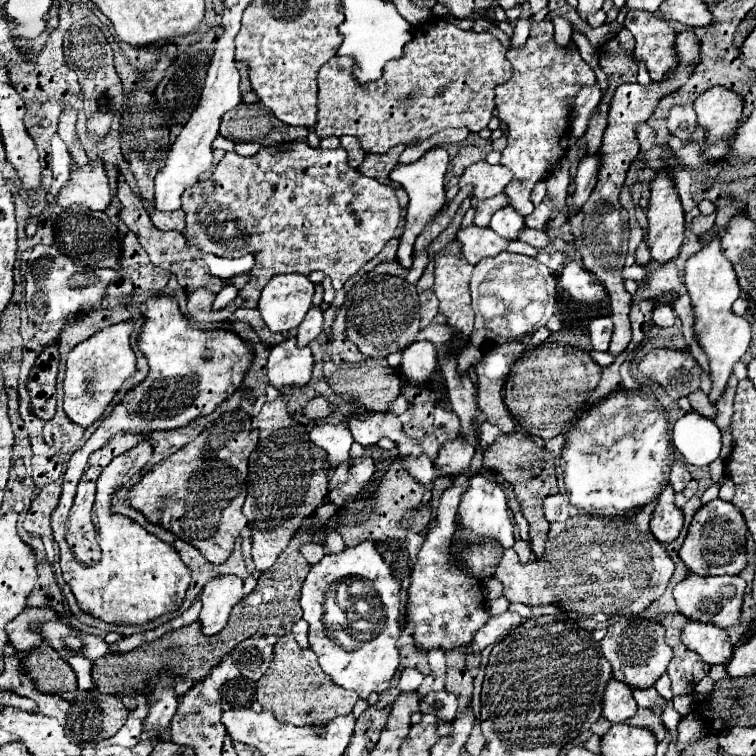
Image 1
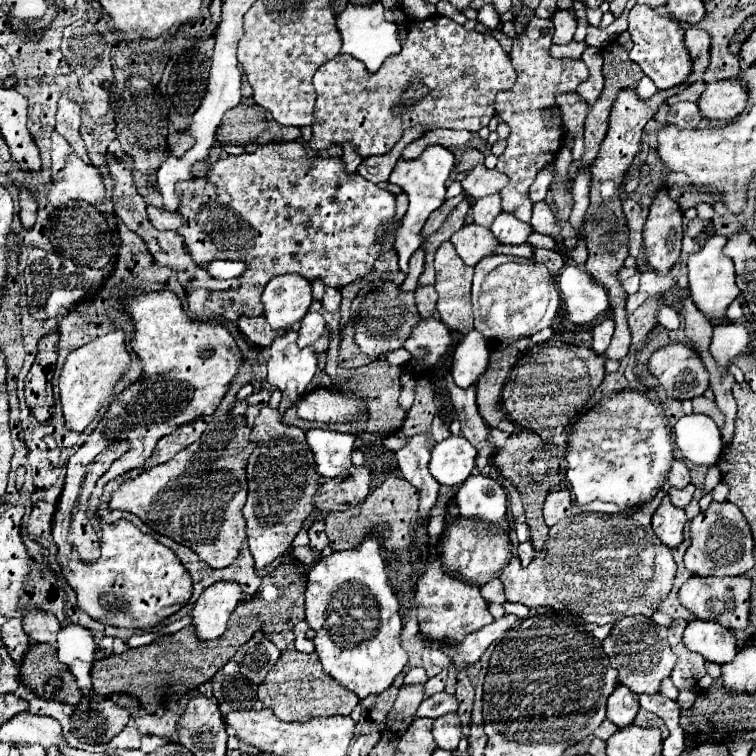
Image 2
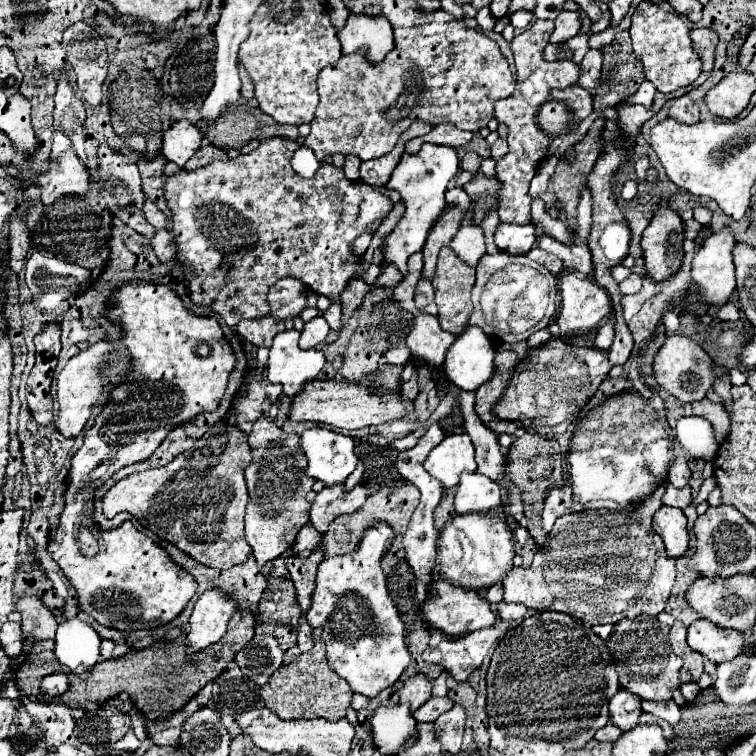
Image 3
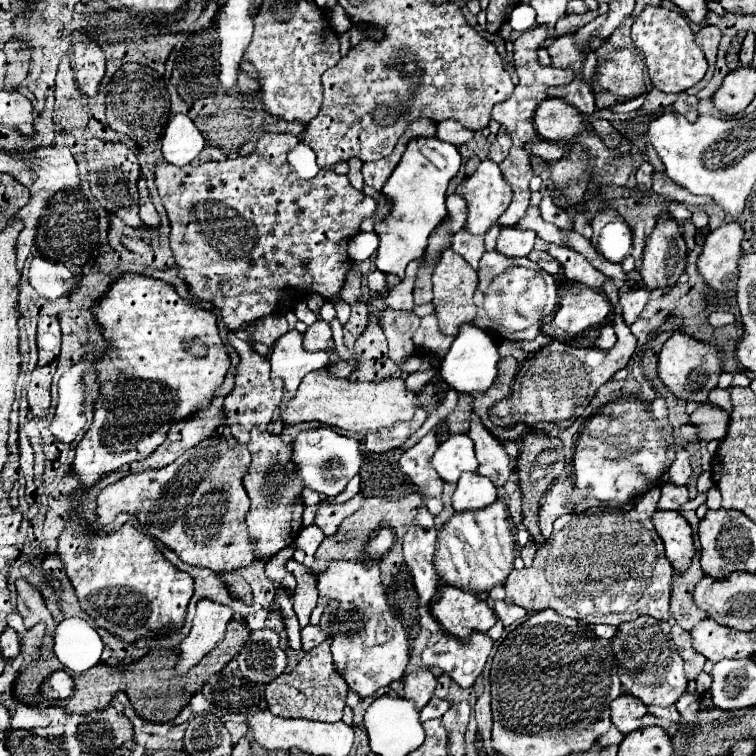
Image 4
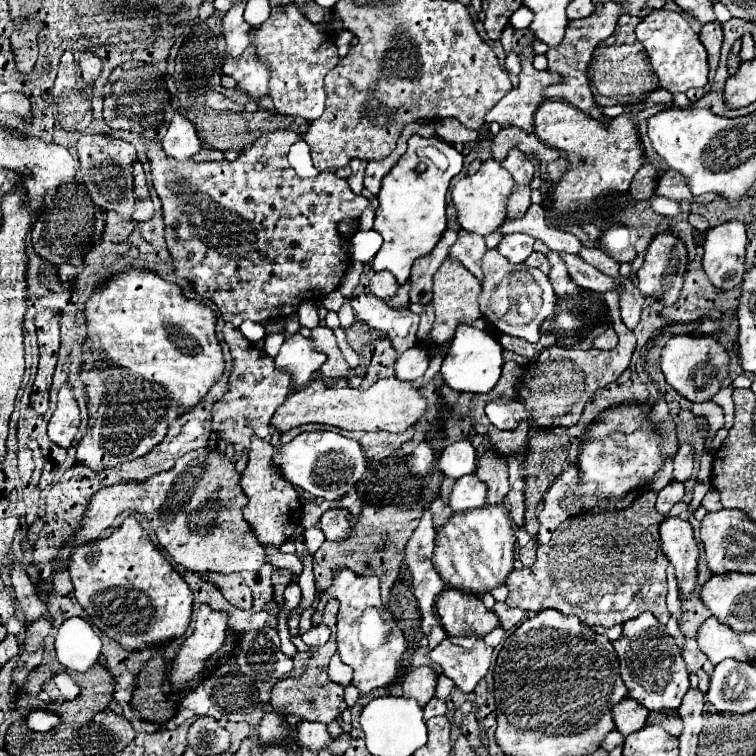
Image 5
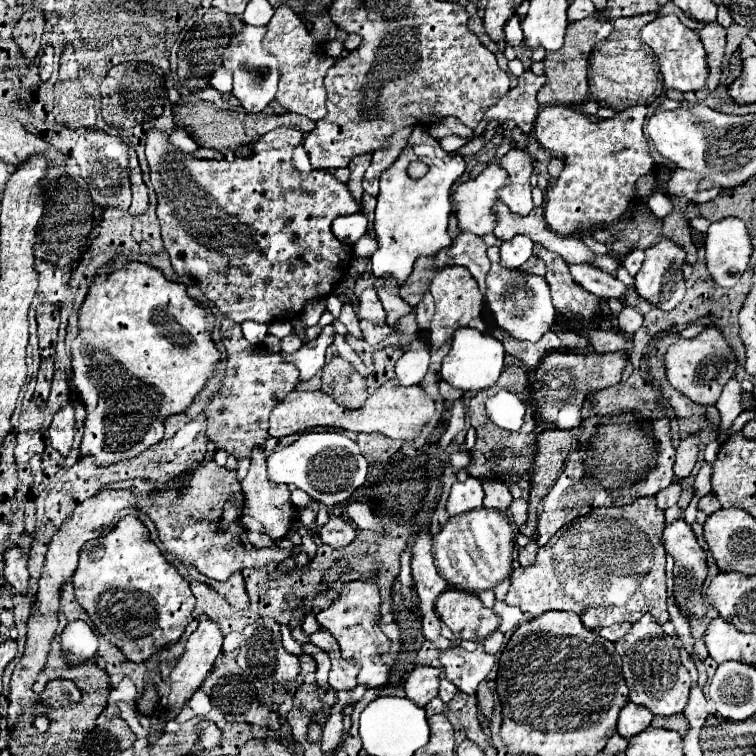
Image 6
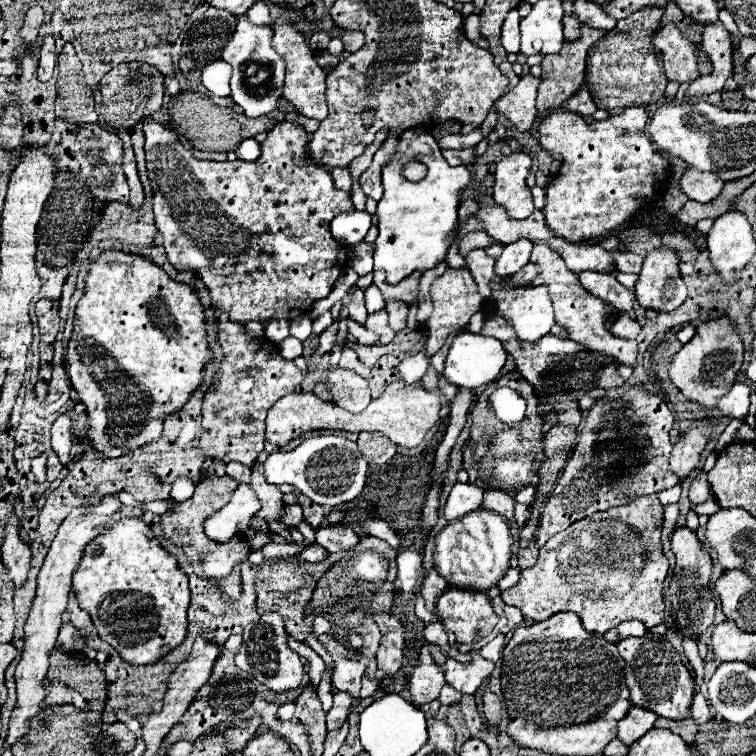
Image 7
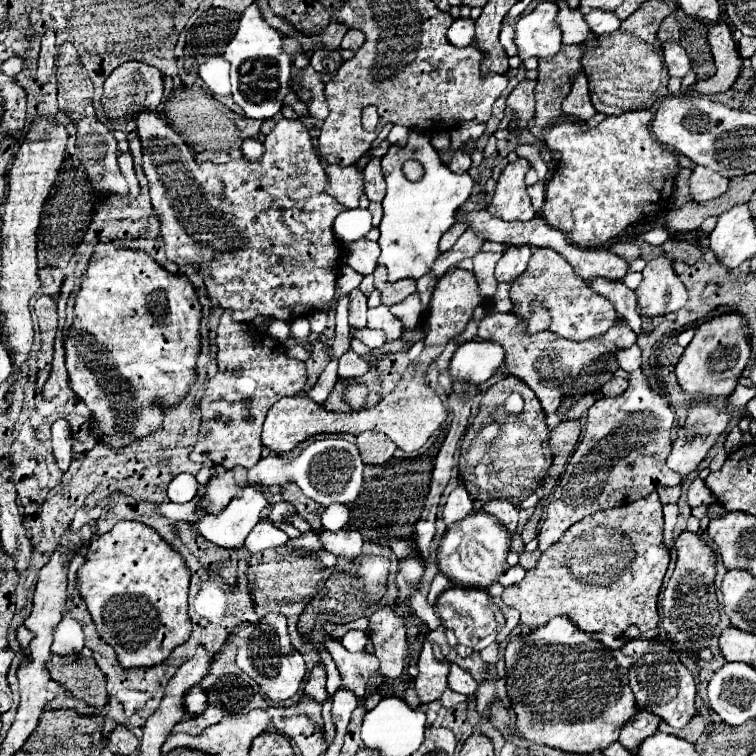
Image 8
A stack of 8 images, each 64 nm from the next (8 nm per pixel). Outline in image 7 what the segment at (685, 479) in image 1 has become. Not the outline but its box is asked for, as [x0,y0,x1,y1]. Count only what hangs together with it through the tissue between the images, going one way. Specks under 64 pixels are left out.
[670,416,712,480]

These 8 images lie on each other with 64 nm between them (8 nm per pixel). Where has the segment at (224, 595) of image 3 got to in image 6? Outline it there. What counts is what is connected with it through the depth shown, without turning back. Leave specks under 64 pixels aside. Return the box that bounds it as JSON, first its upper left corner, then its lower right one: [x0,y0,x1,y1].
[158,614,224,726]

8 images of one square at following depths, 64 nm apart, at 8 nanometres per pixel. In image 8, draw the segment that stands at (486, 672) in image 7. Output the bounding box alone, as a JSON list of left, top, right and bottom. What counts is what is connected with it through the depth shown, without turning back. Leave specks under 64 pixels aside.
[448,664,478,696]

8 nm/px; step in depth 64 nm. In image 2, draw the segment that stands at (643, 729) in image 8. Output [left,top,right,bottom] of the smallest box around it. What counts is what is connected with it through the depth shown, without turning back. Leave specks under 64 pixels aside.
[606,684,640,728]

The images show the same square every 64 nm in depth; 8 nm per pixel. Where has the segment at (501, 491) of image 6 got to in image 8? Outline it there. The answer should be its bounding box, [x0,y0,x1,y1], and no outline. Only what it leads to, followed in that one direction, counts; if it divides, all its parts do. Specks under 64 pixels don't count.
[484,498,518,534]

